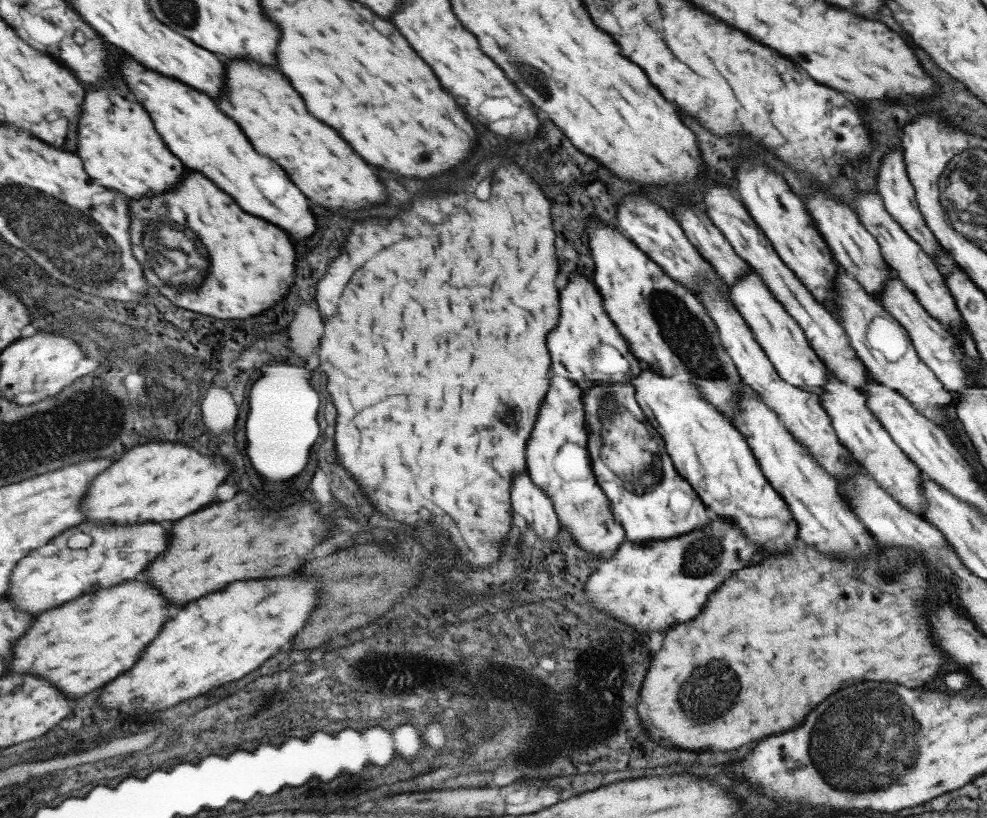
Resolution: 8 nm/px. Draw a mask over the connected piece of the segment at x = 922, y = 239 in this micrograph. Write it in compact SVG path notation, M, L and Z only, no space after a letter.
M898 147L895 151L885 153L883 160L879 160L879 164L881 165L879 165L875 186L876 192L881 197L884 209L887 211L887 214L899 224L903 232L905 232L913 242L916 242L916 244L920 246L920 249L933 260L933 258L936 258L936 254L943 248L931 234L931 231L927 228L919 212L912 184L907 178L905 165L903 165L901 148Z

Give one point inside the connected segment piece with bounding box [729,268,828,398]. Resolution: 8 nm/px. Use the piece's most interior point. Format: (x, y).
(779, 336)

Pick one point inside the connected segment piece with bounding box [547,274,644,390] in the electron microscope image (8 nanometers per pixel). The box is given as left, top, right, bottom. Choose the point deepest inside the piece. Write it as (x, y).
(583, 326)

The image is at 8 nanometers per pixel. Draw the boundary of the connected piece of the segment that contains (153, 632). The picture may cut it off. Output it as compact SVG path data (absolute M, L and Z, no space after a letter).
M139 580L127 582L123 586L115 586L111 590L103 590L103 594L87 594L83 598L77 598L75 602L69 602L67 606L41 614L33 622L31 632L25 634L15 644L15 660L9 664L7 672L37 674L41 678L51 680L57 688L65 692L65 696L81 698L97 688L103 688L117 676L131 670L135 662L141 658L143 650L151 644L151 640L157 638L163 624L175 618L175 614L177 614L177 606L167 604L167 600L161 596L161 590L157 586L151 586Z

